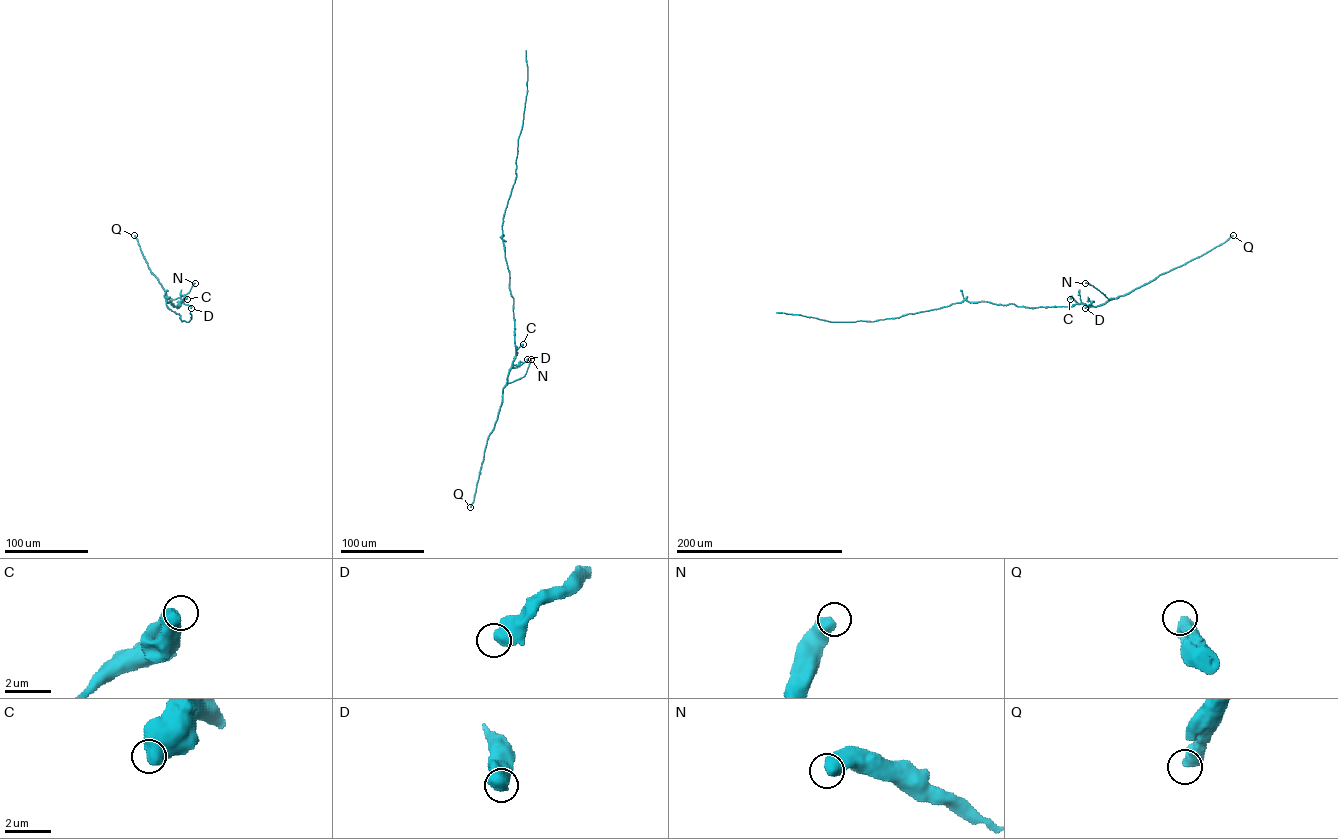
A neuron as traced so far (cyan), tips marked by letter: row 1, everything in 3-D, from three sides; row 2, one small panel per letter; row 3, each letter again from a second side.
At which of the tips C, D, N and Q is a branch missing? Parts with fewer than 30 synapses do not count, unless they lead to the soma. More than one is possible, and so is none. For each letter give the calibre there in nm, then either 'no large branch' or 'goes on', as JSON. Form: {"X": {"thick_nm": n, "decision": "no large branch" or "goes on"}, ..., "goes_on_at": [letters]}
{"C": {"thick_nm": 700, "decision": "no large branch"}, "D": {"thick_nm": 650, "decision": "no large branch"}, "N": {"thick_nm": 550, "decision": "no large branch"}, "Q": {"thick_nm": 600, "decision": "no large branch"}, "goes_on_at": []}

